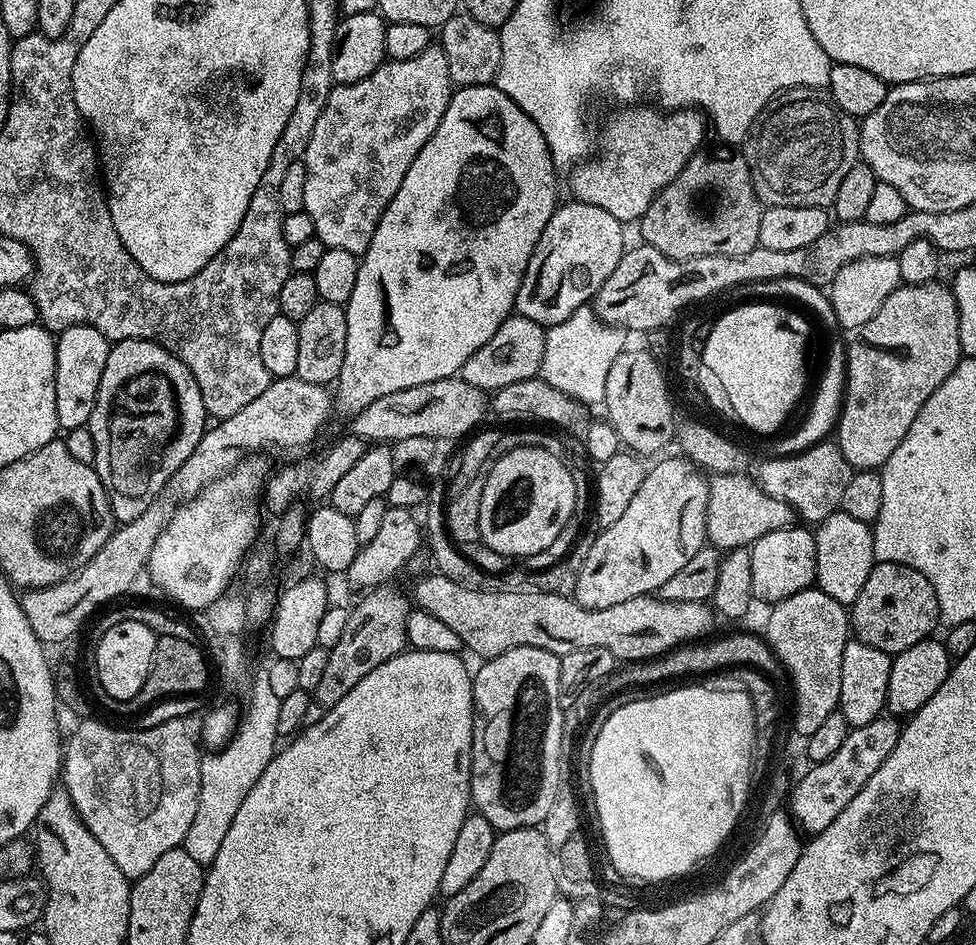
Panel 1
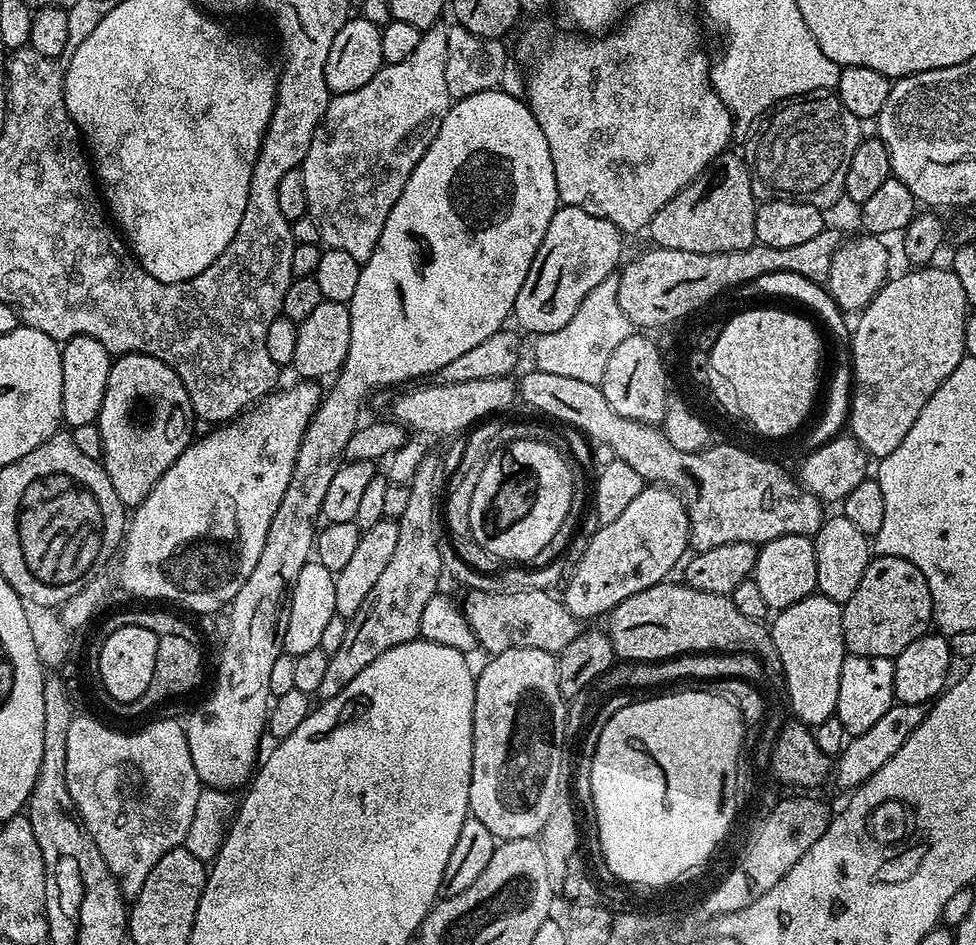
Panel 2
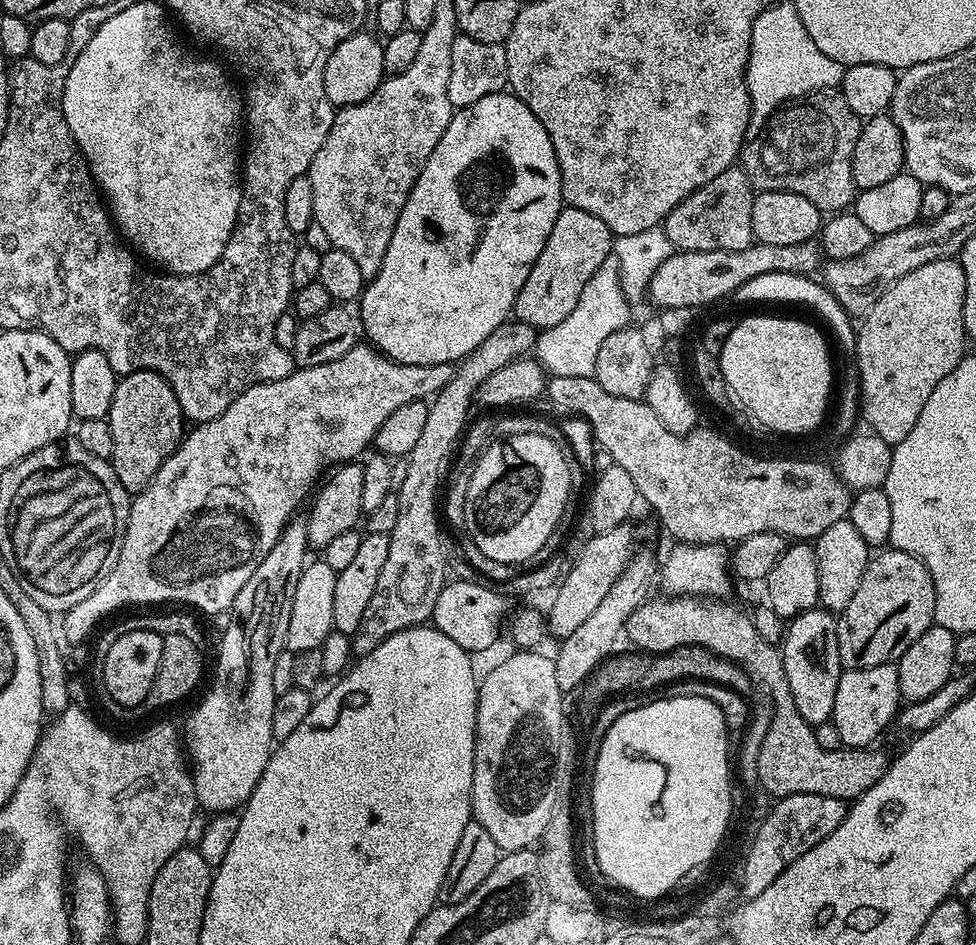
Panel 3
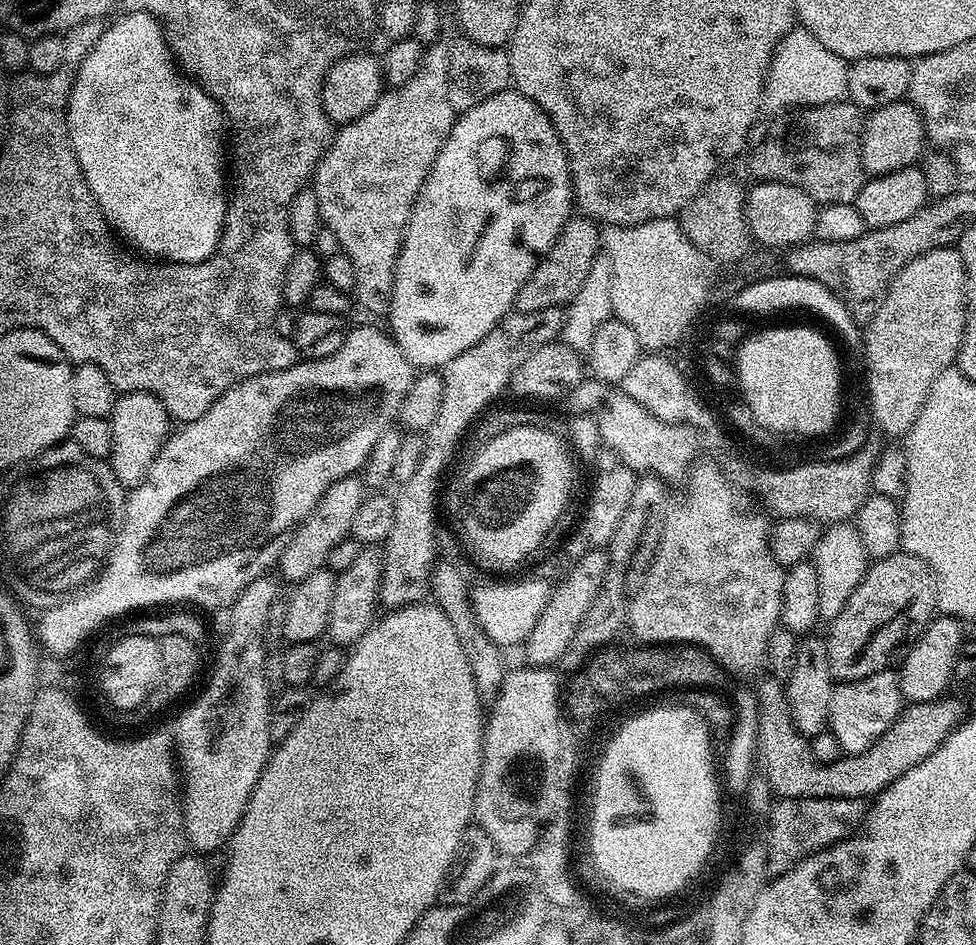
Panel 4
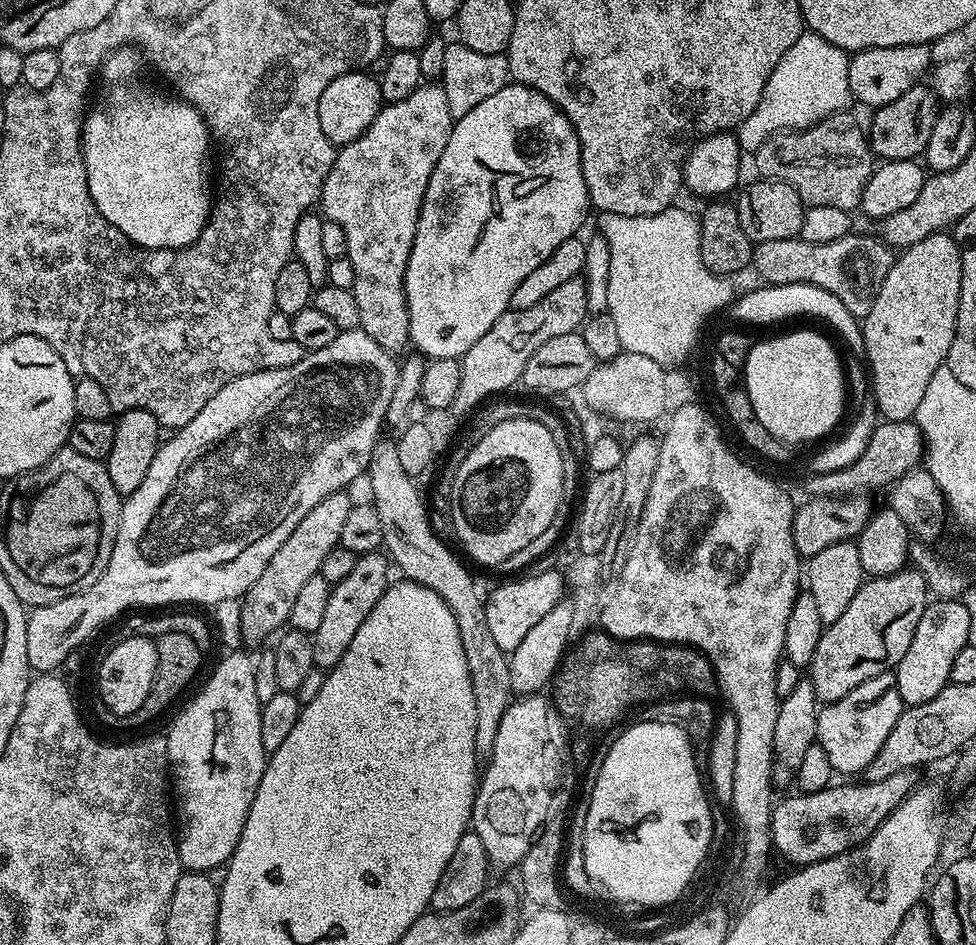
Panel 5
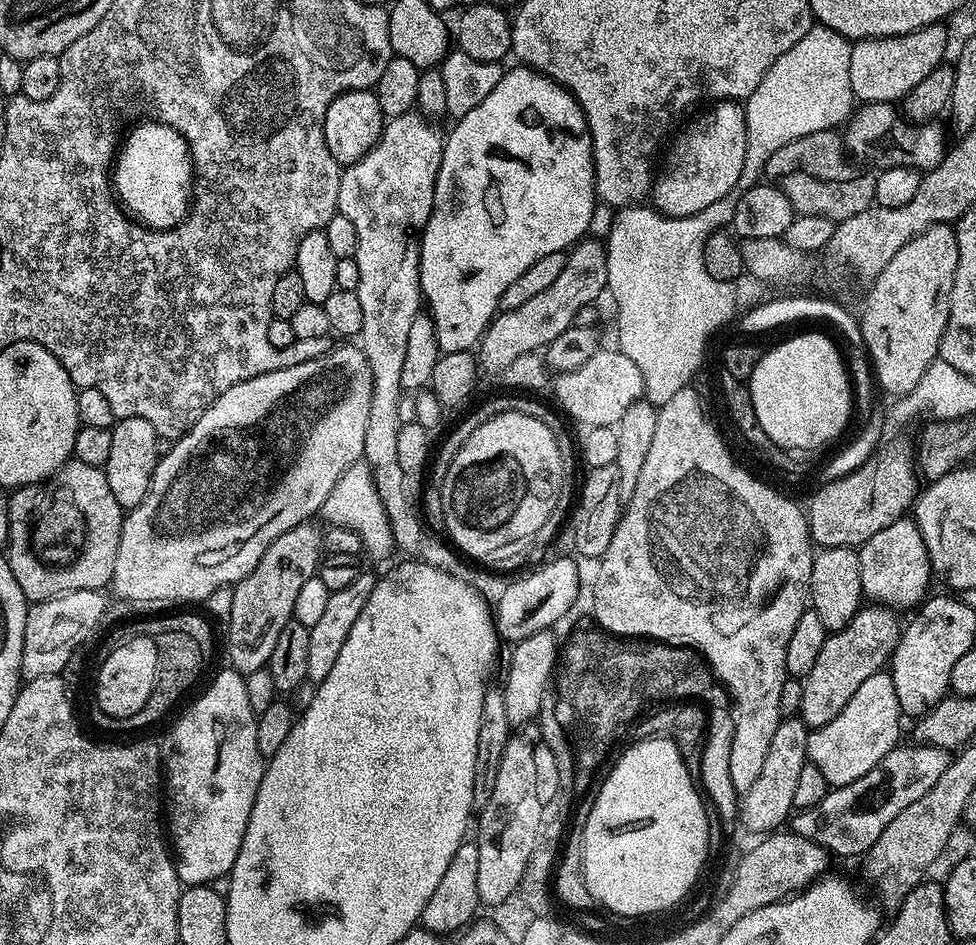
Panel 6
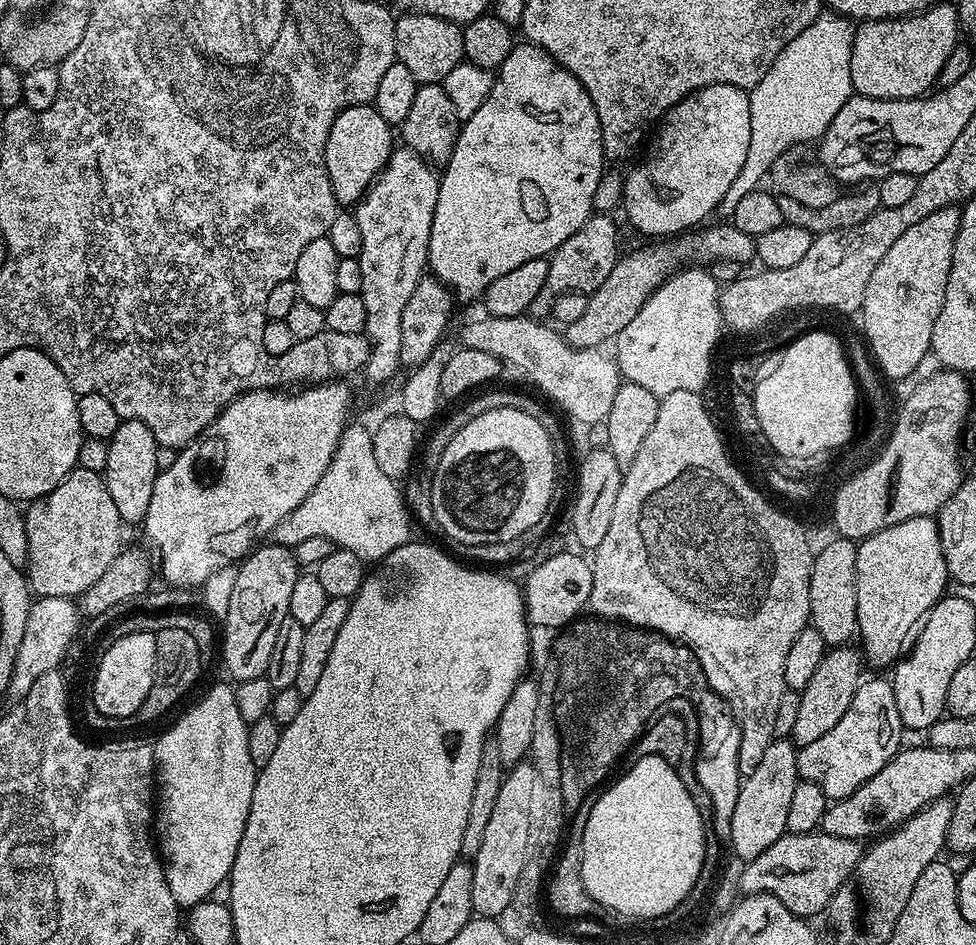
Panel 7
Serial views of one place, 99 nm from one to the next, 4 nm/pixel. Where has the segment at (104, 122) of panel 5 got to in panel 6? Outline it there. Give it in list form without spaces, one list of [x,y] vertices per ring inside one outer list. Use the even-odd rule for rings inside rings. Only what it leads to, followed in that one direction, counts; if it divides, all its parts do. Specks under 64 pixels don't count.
[[[137,123],[123,137],[122,143],[119,145],[114,157],[114,167],[110,173],[110,184],[114,189],[115,199],[122,205],[123,211],[127,212],[133,220],[143,224],[146,228],[157,230],[175,228],[188,215],[190,201],[194,195],[192,153],[188,151],[186,138],[178,130],[174,130],[171,124]]]

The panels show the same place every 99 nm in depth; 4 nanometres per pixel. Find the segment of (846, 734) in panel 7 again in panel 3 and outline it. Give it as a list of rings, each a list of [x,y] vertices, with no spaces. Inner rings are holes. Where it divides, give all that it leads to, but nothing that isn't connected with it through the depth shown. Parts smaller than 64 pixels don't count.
[[[896,664],[869,668],[850,668],[841,671],[838,694],[834,694],[832,724],[838,726],[838,738],[846,748],[867,748],[895,721],[902,707]]]

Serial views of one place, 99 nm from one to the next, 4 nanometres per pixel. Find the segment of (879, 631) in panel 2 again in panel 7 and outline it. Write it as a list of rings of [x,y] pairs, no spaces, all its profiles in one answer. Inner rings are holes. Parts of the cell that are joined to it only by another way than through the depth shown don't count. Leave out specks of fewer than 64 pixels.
[[[832,646],[825,651],[822,662],[818,662],[818,670],[810,677],[810,682],[806,682],[804,689],[799,692],[798,715],[790,737],[797,749],[810,746],[810,742],[822,738],[822,734],[828,733],[841,720],[842,714],[846,714],[854,694],[862,683],[860,671],[863,668],[866,668],[865,661],[861,653],[857,649],[855,652],[852,646]]]

